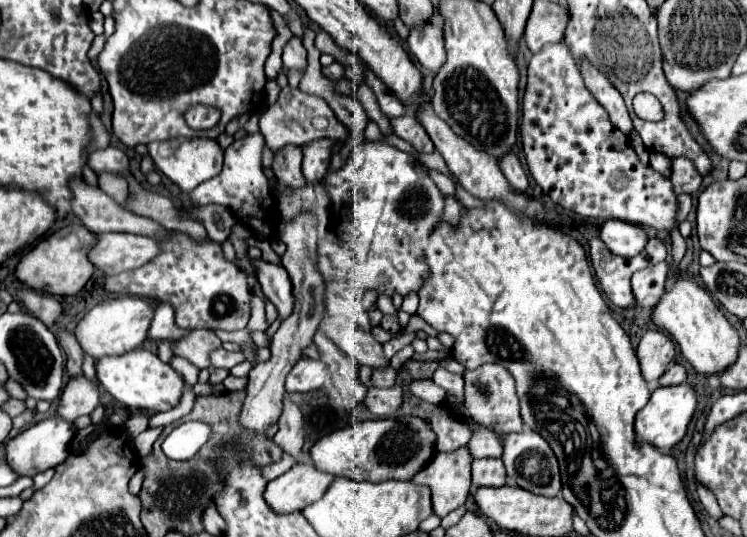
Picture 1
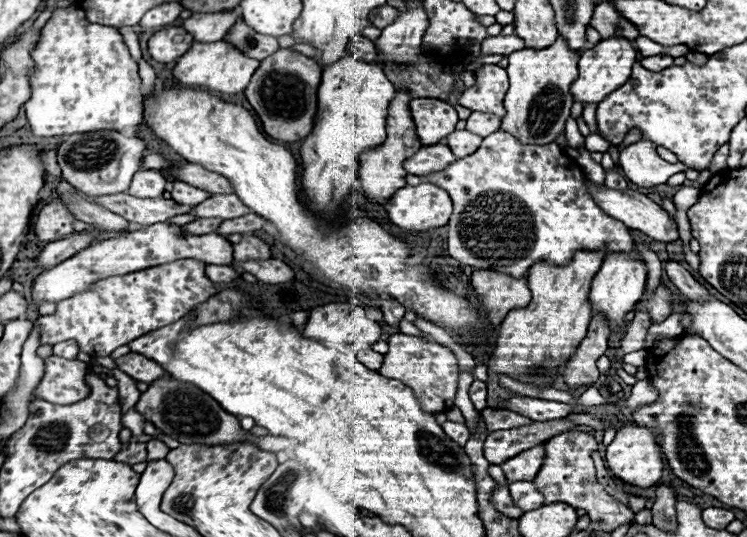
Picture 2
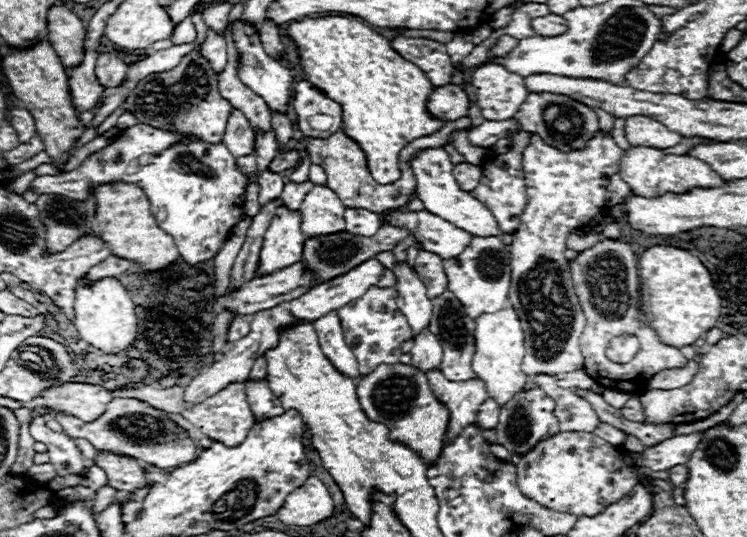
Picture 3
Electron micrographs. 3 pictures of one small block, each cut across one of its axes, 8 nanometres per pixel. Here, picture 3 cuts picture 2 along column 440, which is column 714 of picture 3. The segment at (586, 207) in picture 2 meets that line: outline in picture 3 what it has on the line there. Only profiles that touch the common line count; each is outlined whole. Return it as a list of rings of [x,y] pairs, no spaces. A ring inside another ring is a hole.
[[[632,146],[628,152],[624,152],[620,162],[620,176],[622,180],[632,188],[634,194],[656,198],[666,192],[674,194],[686,194],[692,188],[720,188],[726,184],[706,162],[694,158],[694,156],[676,156],[676,154],[662,154],[656,148],[644,148],[644,146]]]

